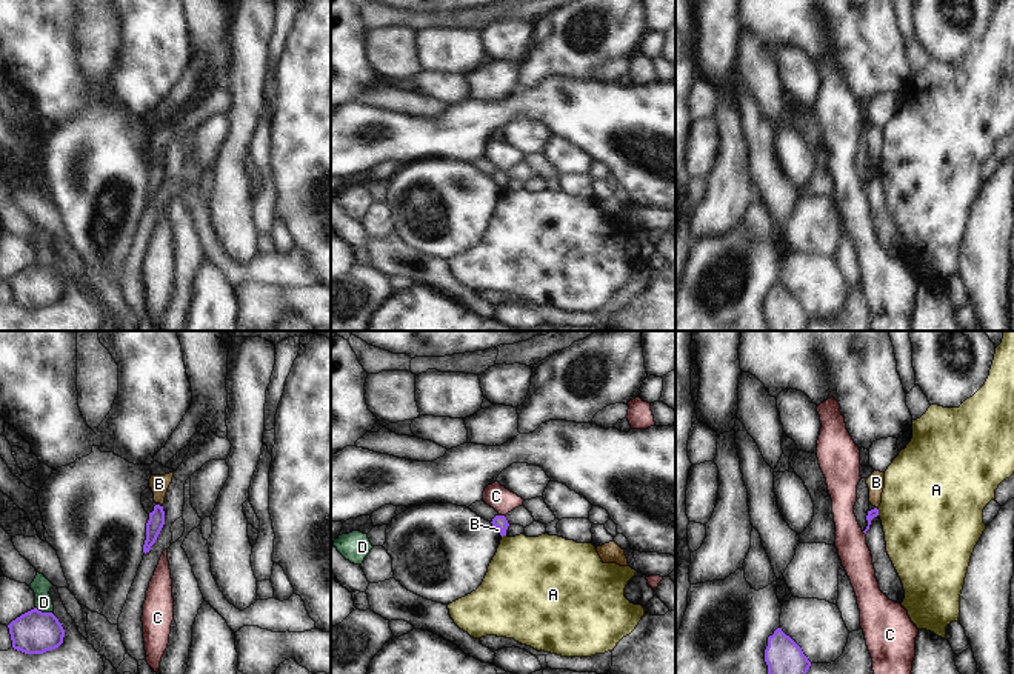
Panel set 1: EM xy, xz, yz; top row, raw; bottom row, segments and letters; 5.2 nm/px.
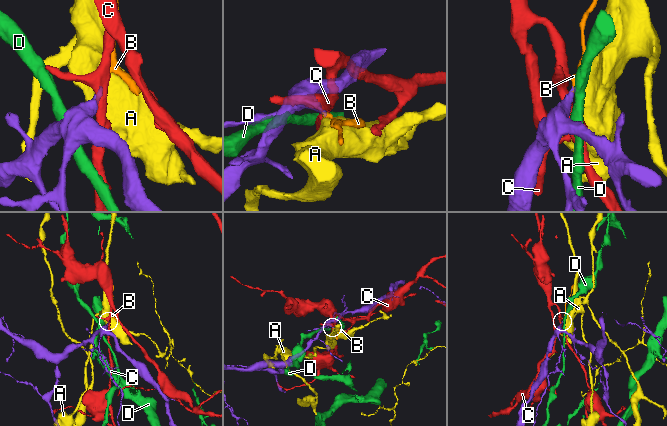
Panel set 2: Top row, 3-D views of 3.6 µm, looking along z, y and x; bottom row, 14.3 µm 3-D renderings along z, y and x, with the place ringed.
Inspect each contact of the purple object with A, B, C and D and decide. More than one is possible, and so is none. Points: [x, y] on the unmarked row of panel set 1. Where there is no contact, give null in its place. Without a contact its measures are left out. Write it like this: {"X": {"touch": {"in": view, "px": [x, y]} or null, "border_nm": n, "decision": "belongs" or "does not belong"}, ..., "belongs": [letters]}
{"A": {"touch": {"in": "yz", "px": [877, 166]}, "border_nm": 40, "decision": "does not belong"}, "B": {"touch": {"in": "xz", "px": [497, 182]}, "border_nm": 50, "decision": "belongs"}, "C": {"touch": {"in": "xz", "px": [502, 171]}, "border_nm": 30, "decision": "does not belong"}, "D": {"touch": {"in": "xy", "px": [45, 268]}, "border_nm": 100, "decision": "does not belong"}, "belongs": ["B"]}

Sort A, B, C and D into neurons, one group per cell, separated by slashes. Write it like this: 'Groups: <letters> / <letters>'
Groups: A / B / C / D

